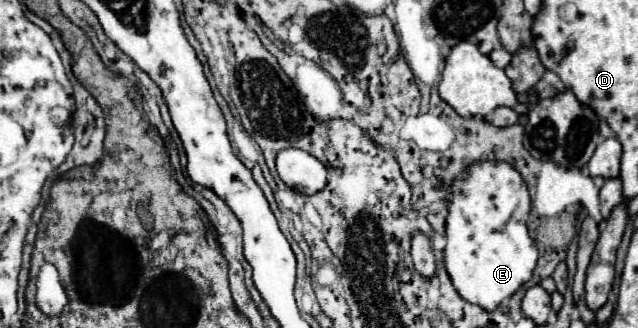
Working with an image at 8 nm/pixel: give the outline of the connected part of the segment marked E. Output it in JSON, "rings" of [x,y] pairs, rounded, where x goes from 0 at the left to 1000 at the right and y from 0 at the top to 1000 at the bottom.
{"rings":[[[787,491],[743,497],[730,515],[730,546],[708,564],[699,668],[702,747],[696,777],[702,838],[730,918],[774,948],[831,857],[843,759],[828,716],[828,655],[828,570],[818,540]]]}

